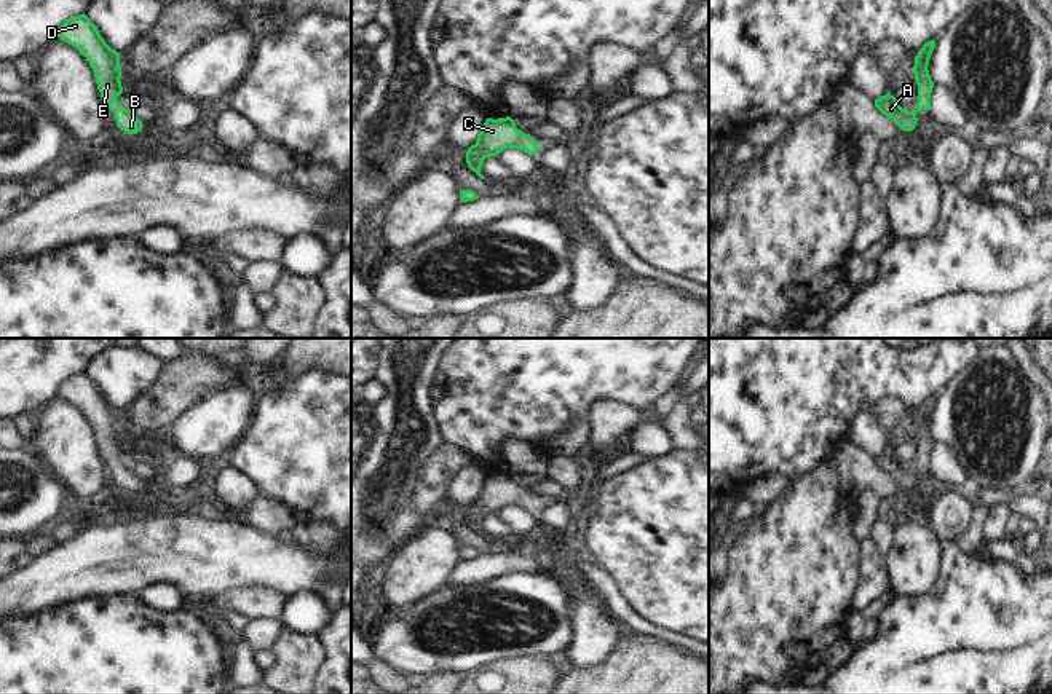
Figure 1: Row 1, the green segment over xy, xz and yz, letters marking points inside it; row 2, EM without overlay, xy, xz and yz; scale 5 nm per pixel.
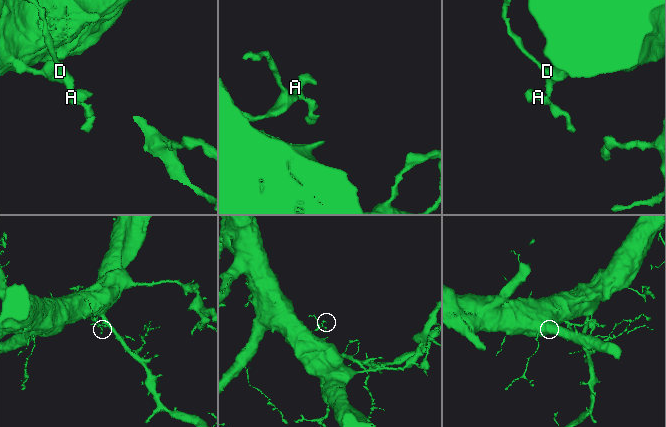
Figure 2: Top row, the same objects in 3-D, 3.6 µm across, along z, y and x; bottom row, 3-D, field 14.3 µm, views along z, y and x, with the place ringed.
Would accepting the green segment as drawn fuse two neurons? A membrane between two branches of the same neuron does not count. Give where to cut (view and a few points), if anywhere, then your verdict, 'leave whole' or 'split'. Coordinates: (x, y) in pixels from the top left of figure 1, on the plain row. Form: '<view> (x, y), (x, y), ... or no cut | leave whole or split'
no cut | leave whole

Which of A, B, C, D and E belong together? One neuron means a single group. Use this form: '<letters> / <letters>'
A B C D E

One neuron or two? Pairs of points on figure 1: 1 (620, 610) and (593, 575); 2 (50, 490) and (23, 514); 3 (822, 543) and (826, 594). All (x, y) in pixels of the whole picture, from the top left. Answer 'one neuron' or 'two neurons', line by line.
1: one neuron
2: one neuron
3: one neuron

